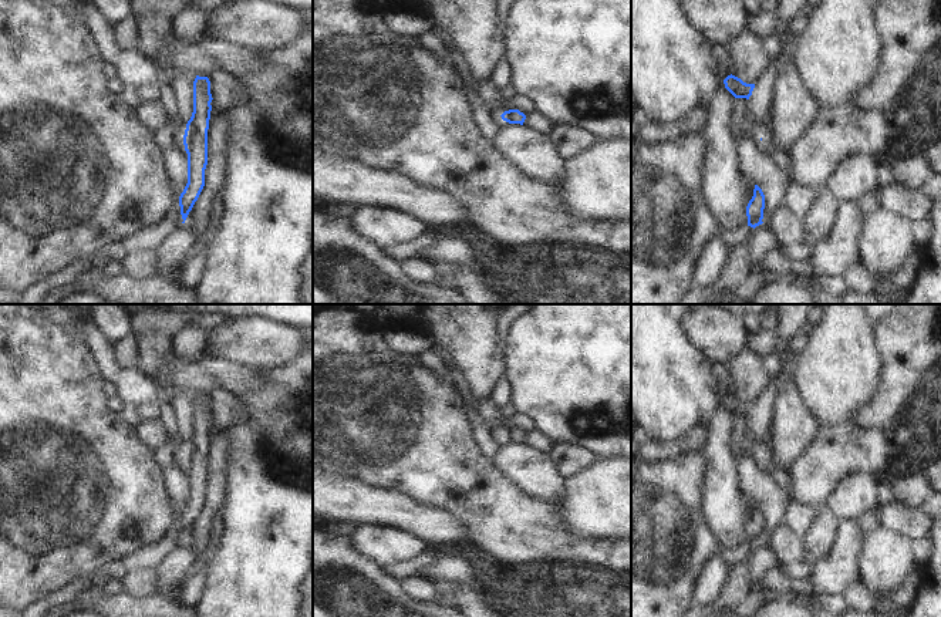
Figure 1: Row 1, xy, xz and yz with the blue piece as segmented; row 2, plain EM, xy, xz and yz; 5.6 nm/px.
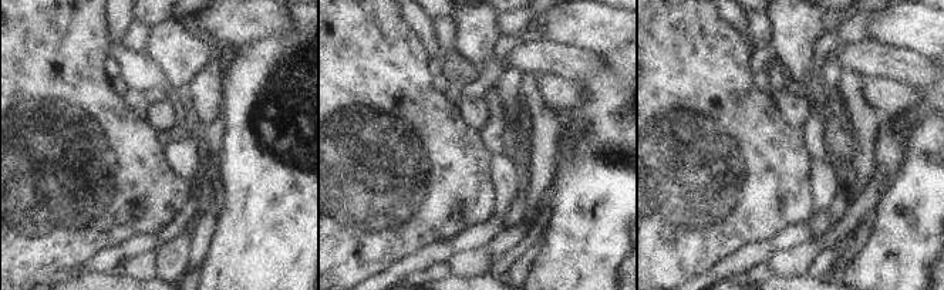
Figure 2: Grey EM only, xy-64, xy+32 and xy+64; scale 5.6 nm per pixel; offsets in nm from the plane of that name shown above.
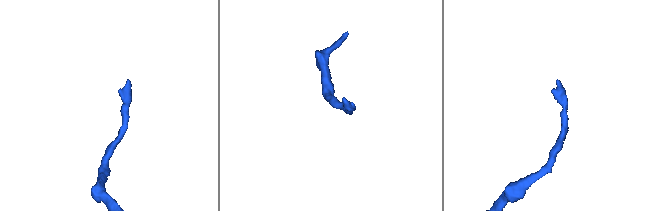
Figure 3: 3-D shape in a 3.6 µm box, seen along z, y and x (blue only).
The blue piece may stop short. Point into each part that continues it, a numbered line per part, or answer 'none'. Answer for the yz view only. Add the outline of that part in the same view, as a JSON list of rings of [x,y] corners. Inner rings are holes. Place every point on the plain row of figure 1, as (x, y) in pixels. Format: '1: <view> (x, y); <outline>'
none

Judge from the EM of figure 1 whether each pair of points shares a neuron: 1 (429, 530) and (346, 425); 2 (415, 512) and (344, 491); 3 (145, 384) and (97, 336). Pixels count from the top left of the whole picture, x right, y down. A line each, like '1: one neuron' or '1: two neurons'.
1: two neurons
2: one neuron
3: one neuron

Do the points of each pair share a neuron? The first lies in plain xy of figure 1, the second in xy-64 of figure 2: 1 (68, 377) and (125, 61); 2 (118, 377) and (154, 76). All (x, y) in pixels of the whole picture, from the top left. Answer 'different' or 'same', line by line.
1: different
2: same

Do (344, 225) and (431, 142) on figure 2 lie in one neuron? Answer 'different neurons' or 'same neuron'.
same neuron

